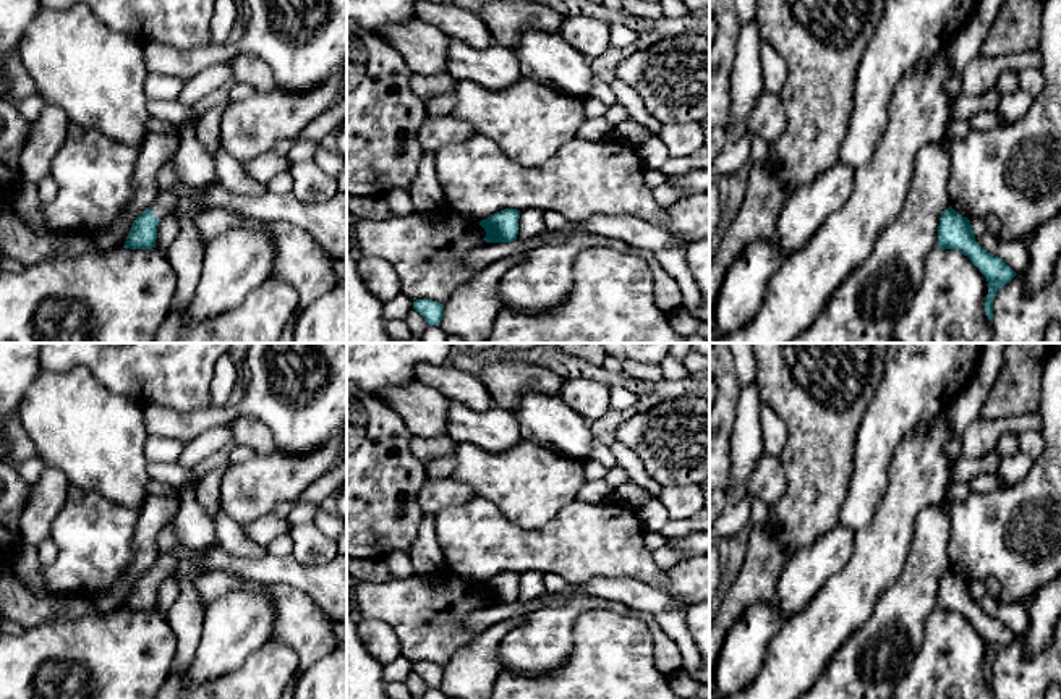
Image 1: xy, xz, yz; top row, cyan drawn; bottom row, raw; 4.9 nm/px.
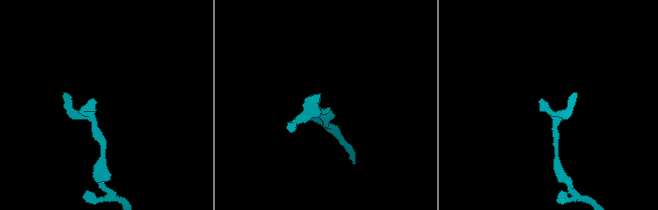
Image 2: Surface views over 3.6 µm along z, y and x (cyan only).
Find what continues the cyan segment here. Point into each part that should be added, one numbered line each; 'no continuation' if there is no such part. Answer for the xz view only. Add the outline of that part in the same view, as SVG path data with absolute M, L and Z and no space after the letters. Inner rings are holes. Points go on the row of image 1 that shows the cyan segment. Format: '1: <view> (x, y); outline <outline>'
no continuation

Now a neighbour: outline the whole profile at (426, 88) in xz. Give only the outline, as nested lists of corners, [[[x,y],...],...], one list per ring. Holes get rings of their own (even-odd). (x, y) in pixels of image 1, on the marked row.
[[[449,73],[436,76],[413,74],[410,87],[420,99],[428,102],[436,95],[447,94],[455,86],[455,83],[457,81]]]

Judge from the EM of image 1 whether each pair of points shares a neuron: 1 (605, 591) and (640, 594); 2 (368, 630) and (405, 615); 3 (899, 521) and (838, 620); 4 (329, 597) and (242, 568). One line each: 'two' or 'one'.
1: one
2: two
3: one
4: one

